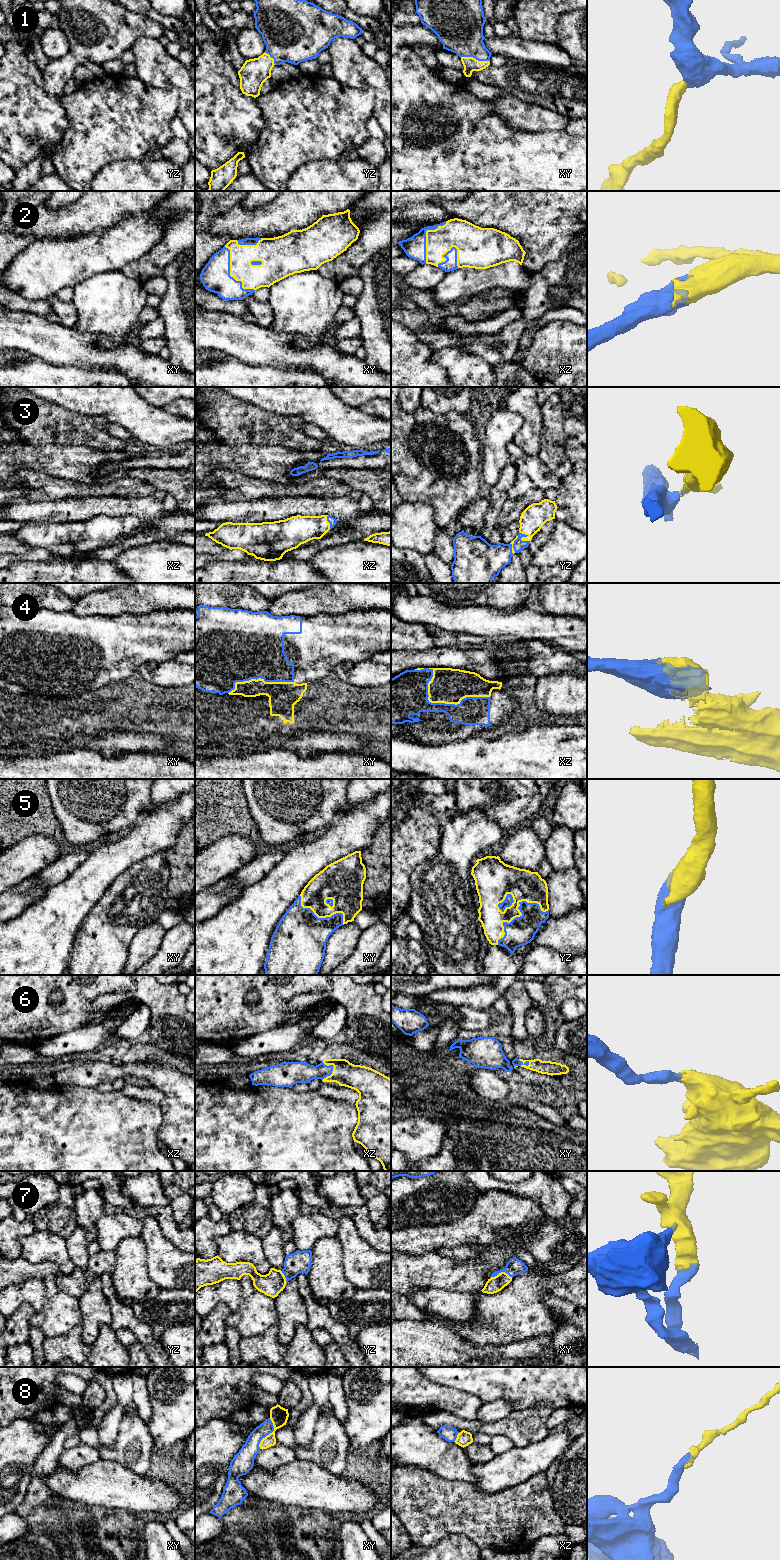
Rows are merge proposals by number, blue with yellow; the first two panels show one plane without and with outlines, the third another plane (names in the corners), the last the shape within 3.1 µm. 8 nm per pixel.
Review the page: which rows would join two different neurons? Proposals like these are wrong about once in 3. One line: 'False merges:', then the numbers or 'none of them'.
False merges: 4, 8

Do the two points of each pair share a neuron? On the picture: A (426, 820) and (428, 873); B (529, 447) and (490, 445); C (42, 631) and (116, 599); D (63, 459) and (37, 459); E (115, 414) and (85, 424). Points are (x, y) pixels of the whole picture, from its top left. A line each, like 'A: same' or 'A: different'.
A: different
B: different
C: different
D: same
E: different

